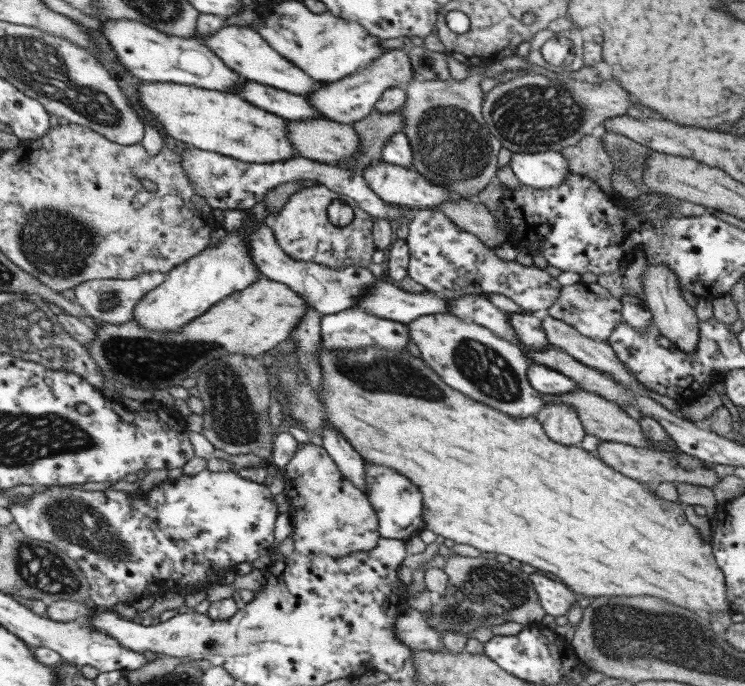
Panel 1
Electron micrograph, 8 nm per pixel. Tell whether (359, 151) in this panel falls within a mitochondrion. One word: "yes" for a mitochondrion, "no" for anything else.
no

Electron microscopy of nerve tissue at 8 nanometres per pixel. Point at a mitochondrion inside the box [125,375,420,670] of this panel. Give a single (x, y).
(212, 643)

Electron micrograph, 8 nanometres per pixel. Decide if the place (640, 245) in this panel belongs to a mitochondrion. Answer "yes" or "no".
no

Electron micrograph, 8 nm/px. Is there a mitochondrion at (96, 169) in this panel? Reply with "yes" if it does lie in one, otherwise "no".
no

